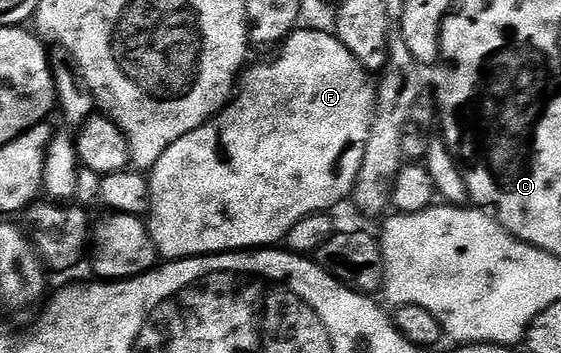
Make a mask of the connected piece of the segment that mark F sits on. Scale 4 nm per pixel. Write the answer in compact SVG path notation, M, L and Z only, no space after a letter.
M299 28L292 31L285 42L277 47L275 54L278 55L271 62L262 62L259 66L251 65L243 69L236 86L236 93L221 112L215 114L200 128L180 136L180 140L176 140L176 144L168 147L164 156L156 160L154 169L148 174L150 183L148 229L150 239L163 259L195 258L201 254L225 254L277 247L285 239L292 224L296 224L296 220L304 220L304 216L333 211L333 206L340 205L345 198L347 201L353 195L360 164L364 164L364 148L368 144L368 132L374 123L376 86L374 90L373 84L370 83L371 75L358 63L356 56L352 56L352 52L344 48L337 34L329 29L326 30Z

